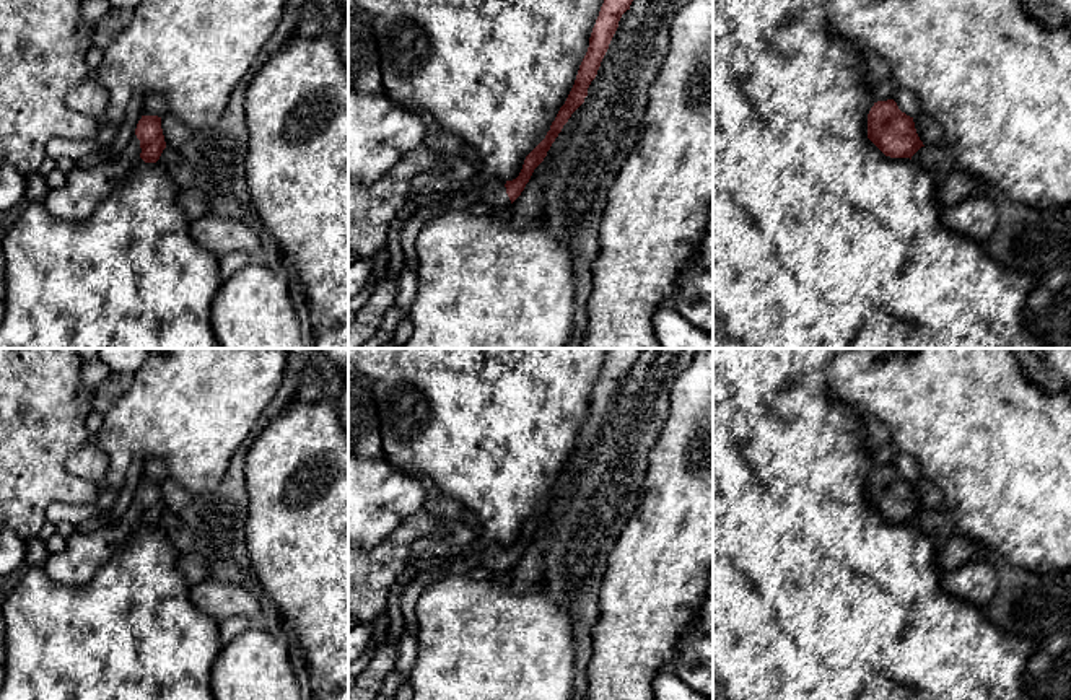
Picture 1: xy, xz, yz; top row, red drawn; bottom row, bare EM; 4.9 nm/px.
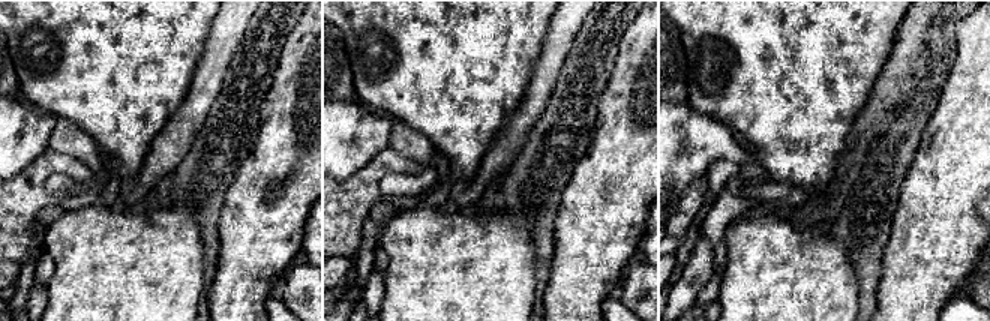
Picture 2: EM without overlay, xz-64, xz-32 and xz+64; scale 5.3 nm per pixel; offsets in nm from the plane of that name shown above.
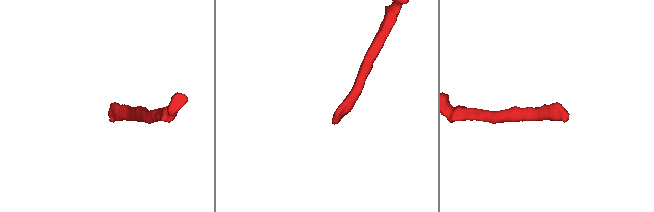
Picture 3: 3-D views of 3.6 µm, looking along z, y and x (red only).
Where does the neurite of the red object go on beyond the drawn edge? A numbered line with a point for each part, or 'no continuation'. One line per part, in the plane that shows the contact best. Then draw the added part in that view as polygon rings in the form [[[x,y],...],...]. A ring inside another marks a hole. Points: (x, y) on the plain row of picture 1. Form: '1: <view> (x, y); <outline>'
1: xy (85, 551); [[[133,498],[125,514],[114,523],[65,529],[63,545],[57,553],[49,553],[42,565],[49,580],[65,586],[91,581],[112,555],[145,527],[140,518],[140,505]]]

